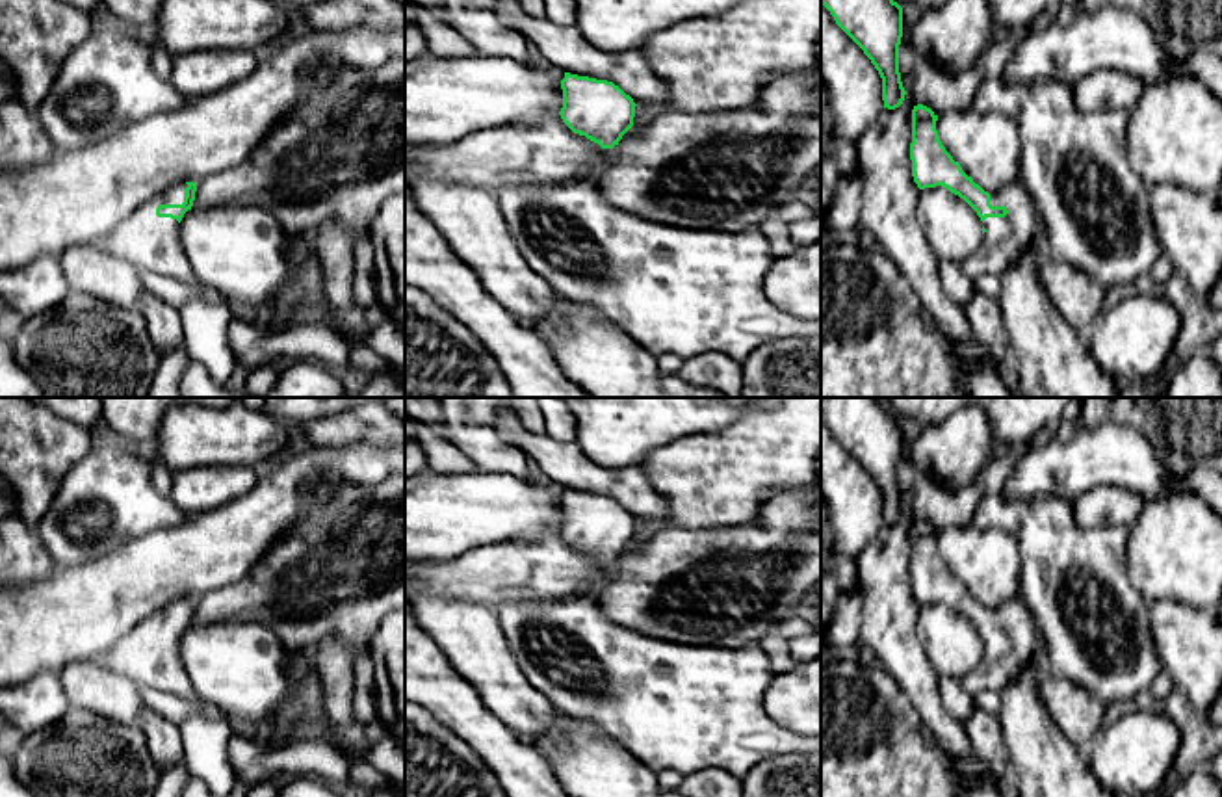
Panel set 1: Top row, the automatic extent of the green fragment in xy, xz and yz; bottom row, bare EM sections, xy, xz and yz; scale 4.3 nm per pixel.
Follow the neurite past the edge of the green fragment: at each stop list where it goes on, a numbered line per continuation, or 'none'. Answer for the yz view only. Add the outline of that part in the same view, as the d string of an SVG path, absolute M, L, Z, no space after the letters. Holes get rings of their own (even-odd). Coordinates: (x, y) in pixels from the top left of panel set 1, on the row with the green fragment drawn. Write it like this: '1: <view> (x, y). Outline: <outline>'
1: yz (1005, 238). Outline: M1020 180L990 193L990 204L1005 206L1008 214L986 217L979 249L958 264L971 281L982 275L1001 277L1036 240L1047 240L1034 199Z

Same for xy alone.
1: xy (151, 244). Outline: M186 182L175 184L145 201L111 230L100 247L139 271L195 284L199 279L180 245L178 221L156 216L160 204L182 204L186 188Z

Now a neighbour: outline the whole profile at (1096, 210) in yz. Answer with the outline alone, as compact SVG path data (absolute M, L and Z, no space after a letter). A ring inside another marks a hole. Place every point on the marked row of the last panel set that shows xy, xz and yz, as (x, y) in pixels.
M984 78L969 108L977 113L1003 113L1016 123L1021 143L1021 169L1018 180L1034 199L1047 234L1049 256L1092 275L1105 290L1111 286L1133 286L1140 273L1151 271L1153 264L1163 255L1163 245L1151 219L1150 186L1142 182L1127 160L1127 110L1083 111L1073 102L1072 85L1046 78L1029 84Z

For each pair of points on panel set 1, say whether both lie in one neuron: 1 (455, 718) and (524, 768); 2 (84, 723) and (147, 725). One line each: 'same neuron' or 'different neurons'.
1: same neuron
2: different neurons

